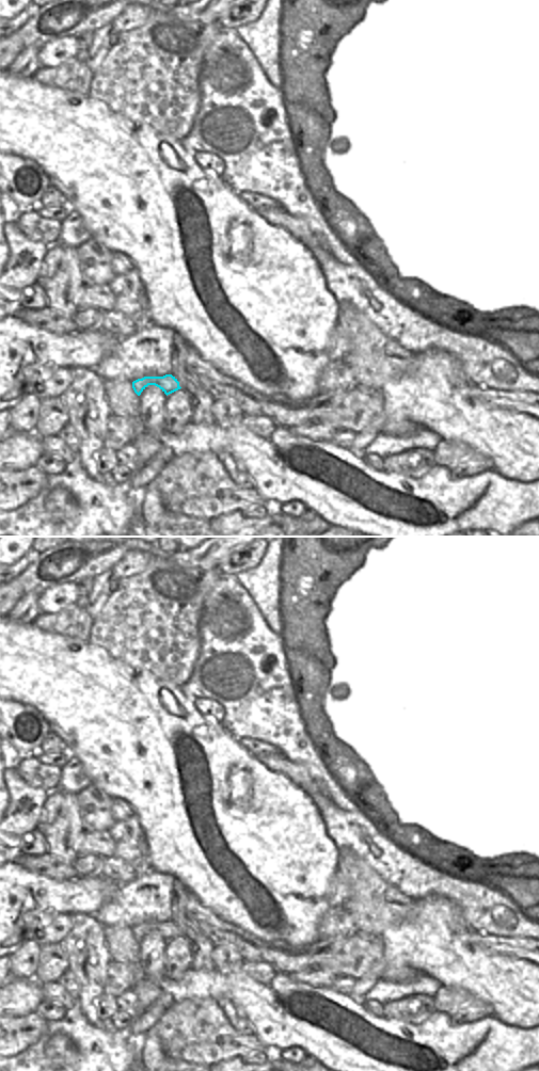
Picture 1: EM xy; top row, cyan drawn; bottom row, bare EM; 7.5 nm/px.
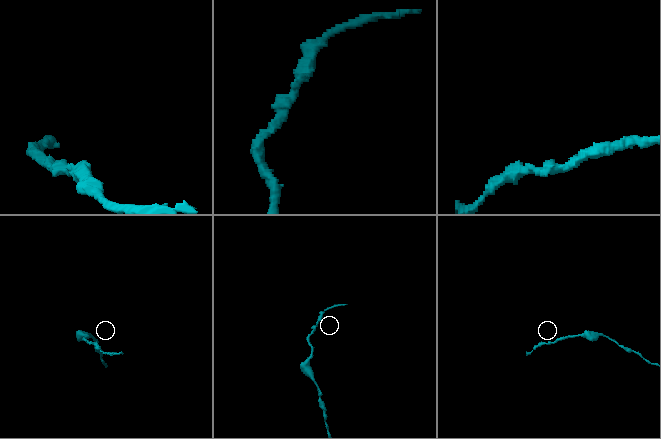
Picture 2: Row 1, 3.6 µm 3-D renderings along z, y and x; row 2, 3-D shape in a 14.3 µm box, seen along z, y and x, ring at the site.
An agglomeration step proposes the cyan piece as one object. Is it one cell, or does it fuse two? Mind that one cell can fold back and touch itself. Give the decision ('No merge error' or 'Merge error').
No merge error

